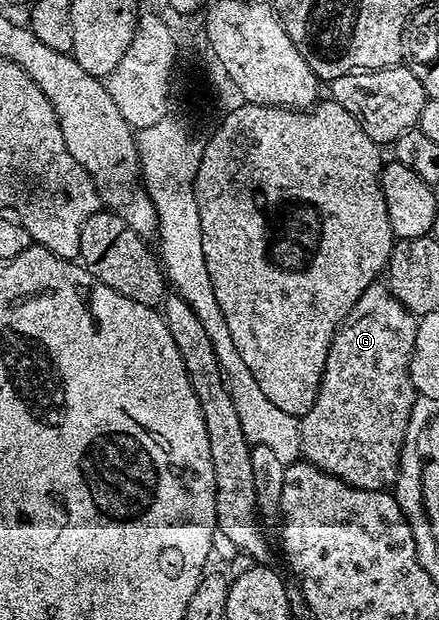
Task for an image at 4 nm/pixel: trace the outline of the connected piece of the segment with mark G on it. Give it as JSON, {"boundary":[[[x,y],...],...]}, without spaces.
{"boundary":[[[375,280],[360,296],[360,300],[356,300],[352,312],[348,312],[348,316],[342,321],[342,325],[339,326],[337,332],[334,333],[334,342],[328,350],[328,360],[324,364],[322,383],[318,389],[316,404],[312,404],[312,408],[308,408],[308,412],[298,424],[302,458],[305,461],[318,470],[324,471],[325,474],[331,474],[334,478],[340,479],[341,482],[347,482],[350,486],[355,486],[361,490],[386,490],[393,487],[398,475],[399,462],[402,459],[402,447],[407,439],[408,431],[411,429],[412,415],[415,413],[413,410],[416,391],[410,379],[410,357],[416,344],[417,331],[418,318],[411,310],[406,310],[404,304],[400,304],[400,300],[392,293],[389,285],[382,283],[381,286],[381,281]]]}

